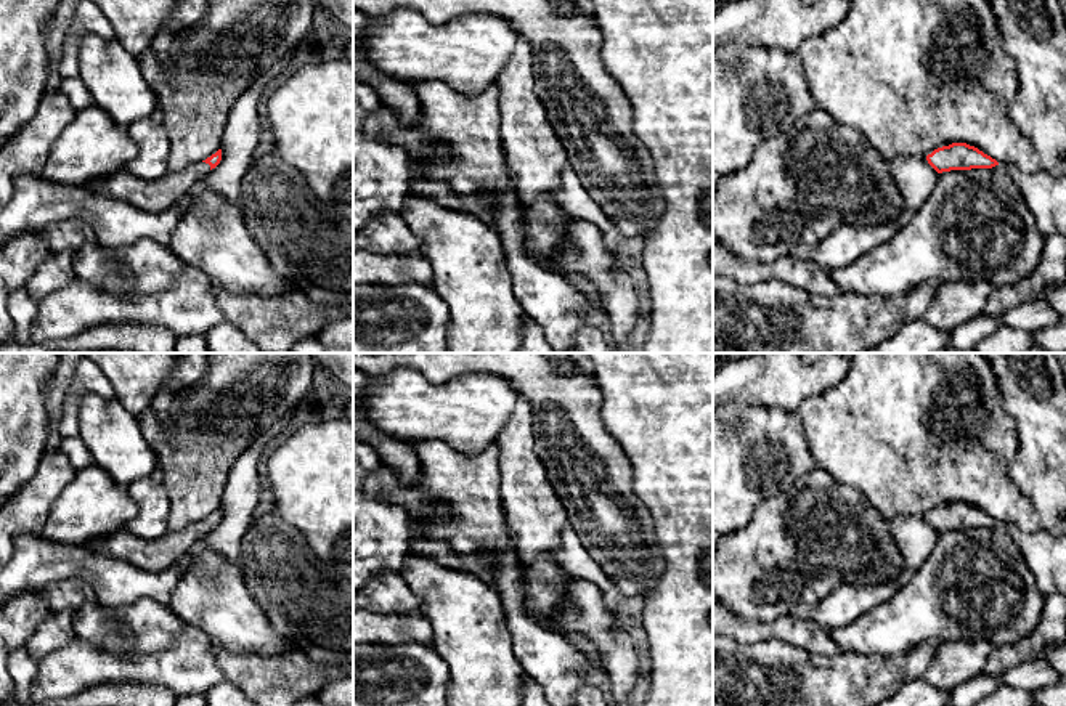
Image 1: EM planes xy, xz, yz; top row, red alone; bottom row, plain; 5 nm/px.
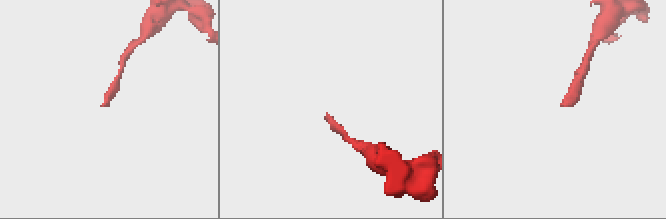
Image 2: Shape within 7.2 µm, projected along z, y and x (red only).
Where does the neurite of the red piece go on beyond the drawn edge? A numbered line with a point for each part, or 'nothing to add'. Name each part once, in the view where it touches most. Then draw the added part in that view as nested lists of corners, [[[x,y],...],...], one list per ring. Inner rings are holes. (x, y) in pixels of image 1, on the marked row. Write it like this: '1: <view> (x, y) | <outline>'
1: xy (153, 196) | [[[197,162],[183,172],[169,172],[156,181],[144,181],[127,170],[120,170],[106,180],[98,180],[88,189],[109,194],[149,212],[159,212],[181,199],[209,172],[209,164]]]

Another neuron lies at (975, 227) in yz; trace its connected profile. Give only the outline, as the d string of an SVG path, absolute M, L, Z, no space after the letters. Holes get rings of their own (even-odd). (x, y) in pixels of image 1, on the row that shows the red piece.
M1005 165L992 168L950 170L939 173L926 202L905 218L888 242L880 244L828 278L846 295L894 297L922 282L991 282L1011 286L1037 266L1045 244L1018 186Z

